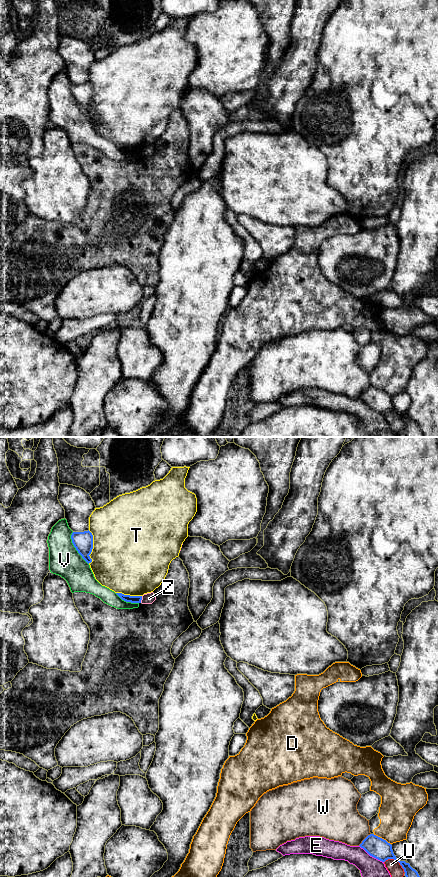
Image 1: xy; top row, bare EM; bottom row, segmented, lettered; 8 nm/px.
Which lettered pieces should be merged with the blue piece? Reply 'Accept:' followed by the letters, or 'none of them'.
Accept: none of them

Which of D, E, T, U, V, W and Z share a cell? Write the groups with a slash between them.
D / E / T / U / V / W / Z

